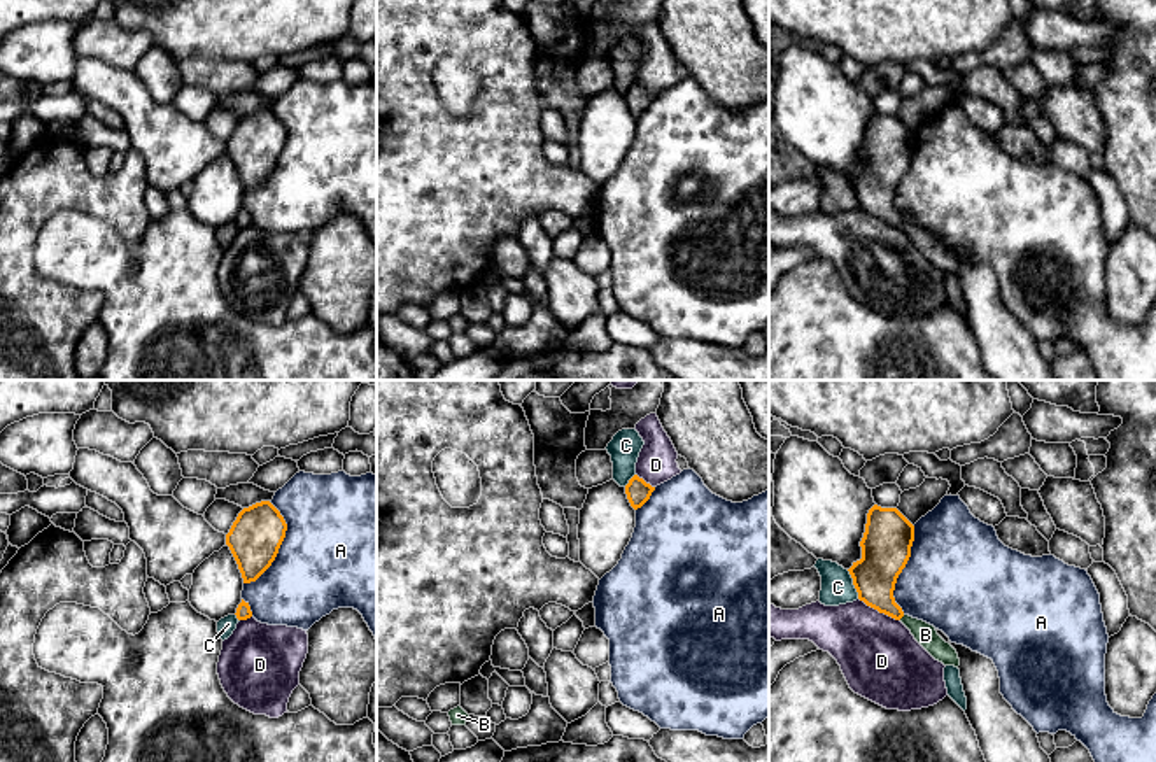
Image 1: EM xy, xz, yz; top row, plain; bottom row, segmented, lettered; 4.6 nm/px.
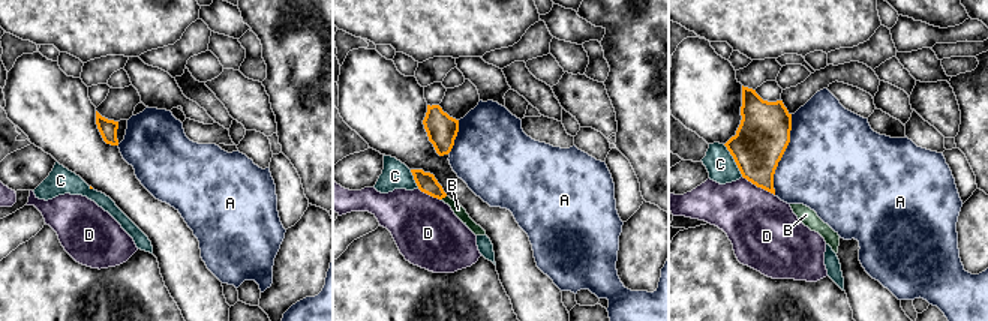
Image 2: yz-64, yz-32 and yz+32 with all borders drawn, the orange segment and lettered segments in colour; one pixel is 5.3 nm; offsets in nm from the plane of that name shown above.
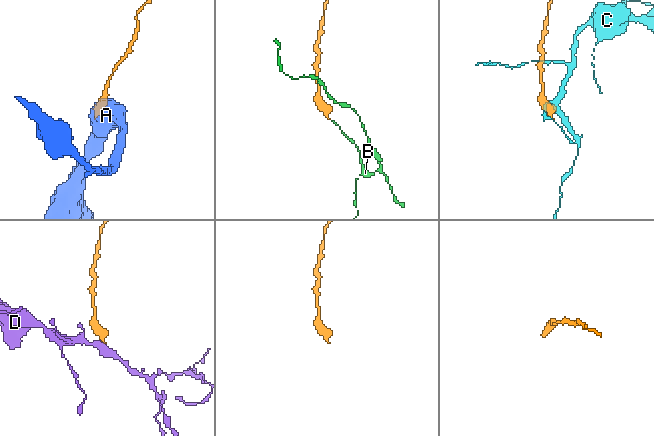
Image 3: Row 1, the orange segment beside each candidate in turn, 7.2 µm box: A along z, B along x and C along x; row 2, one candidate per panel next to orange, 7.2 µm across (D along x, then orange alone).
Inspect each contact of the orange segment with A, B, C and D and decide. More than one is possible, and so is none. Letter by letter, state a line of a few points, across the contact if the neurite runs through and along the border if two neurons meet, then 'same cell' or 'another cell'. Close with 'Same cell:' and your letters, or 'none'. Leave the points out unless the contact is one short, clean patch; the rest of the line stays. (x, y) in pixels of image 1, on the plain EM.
A: another cell
B: line yz (874, 183), (878, 202), (901, 225), (925, 242); same cell
C: another cell
D: line yz (859, 205), (899, 228); another cell
Same cell: B

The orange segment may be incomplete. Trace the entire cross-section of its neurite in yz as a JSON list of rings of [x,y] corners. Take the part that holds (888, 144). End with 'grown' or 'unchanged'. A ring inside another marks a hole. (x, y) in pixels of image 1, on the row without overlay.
[[[874,112],[860,149],[862,166],[848,179],[860,208],[900,228],[935,268],[958,275],[956,258],[937,242],[935,235],[906,222],[895,210],[895,191],[911,165],[913,149],[914,133],[897,116]]] | grown

